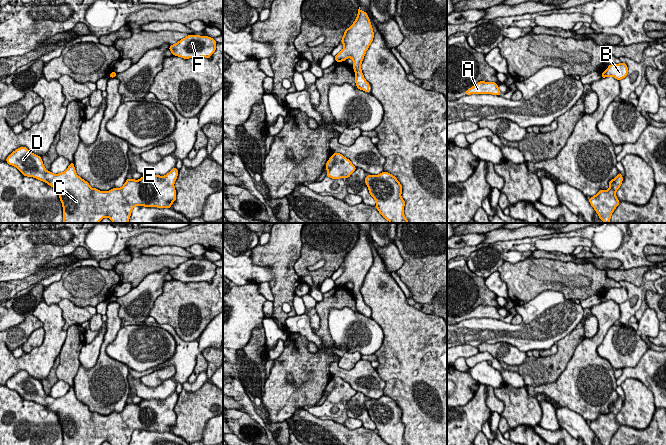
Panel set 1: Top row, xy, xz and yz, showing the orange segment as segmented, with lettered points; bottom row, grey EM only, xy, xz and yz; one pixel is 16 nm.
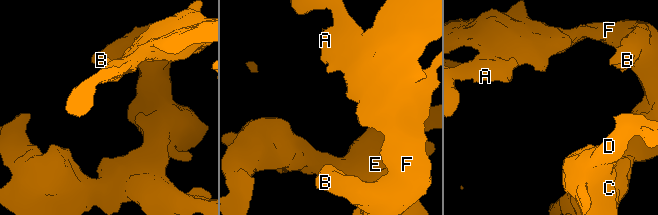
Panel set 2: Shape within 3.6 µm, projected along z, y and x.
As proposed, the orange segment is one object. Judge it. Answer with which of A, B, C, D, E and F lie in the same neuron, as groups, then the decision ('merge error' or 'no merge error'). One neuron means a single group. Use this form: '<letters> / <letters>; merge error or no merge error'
A B C D E F; no merge error

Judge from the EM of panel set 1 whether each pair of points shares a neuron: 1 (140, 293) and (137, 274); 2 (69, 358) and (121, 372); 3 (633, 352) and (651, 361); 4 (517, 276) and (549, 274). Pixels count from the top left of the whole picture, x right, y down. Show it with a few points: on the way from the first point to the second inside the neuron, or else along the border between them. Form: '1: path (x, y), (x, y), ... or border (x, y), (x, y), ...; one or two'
1: border (159, 271), (149, 273), (132, 288); two
2: border (80, 364), (72, 385); two
3: border (649, 349), (634, 366), (626, 366), (622, 369); two
4: path (525, 276), (541, 274); one

